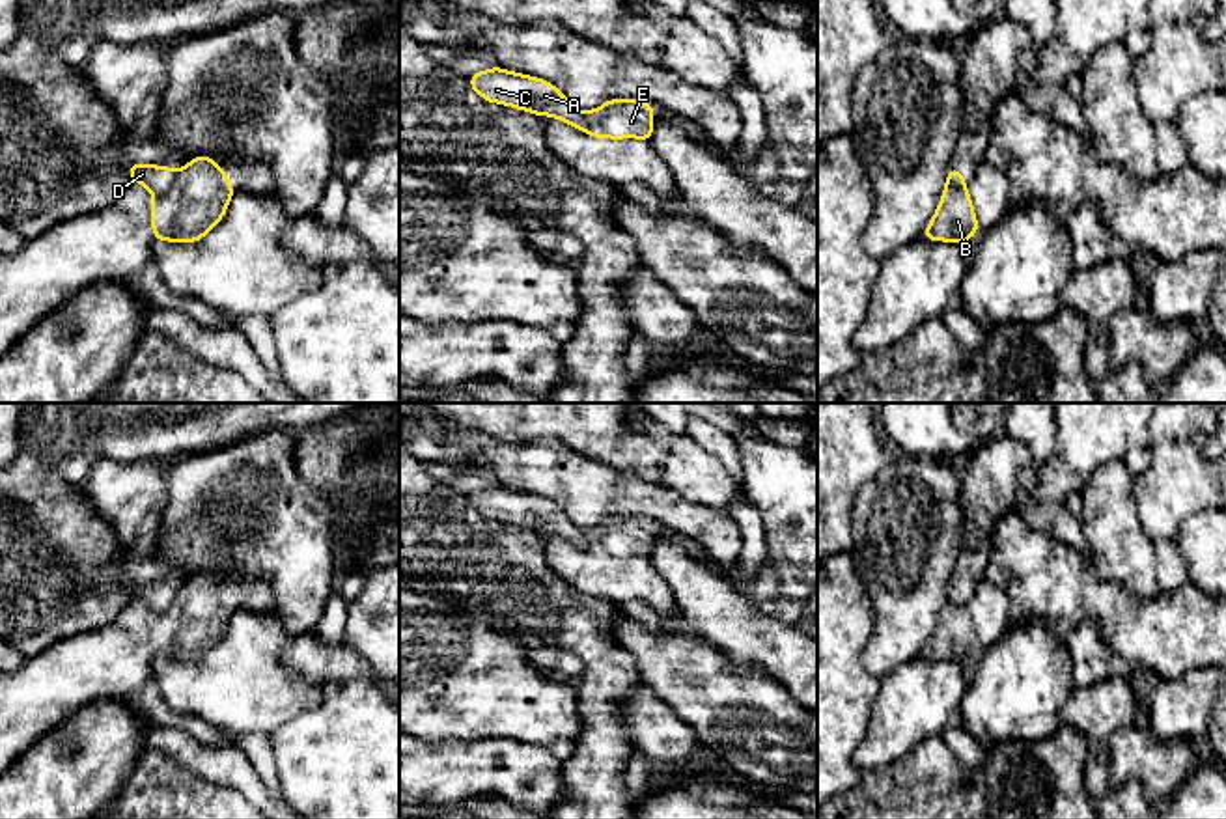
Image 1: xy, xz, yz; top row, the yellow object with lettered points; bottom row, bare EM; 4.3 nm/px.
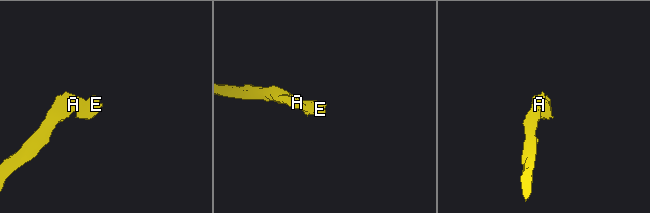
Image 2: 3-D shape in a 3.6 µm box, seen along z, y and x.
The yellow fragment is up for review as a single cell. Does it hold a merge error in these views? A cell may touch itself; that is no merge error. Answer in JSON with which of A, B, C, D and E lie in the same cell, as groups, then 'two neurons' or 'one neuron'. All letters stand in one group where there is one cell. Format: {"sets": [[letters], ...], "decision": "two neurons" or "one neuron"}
{"sets": [["A", "C", "D"], ["B", "E"]], "decision": "two neurons"}

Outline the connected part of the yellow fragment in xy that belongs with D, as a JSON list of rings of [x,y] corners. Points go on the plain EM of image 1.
[[[129,582],[131,601],[142,601],[155,614],[168,610],[175,593],[170,584]]]

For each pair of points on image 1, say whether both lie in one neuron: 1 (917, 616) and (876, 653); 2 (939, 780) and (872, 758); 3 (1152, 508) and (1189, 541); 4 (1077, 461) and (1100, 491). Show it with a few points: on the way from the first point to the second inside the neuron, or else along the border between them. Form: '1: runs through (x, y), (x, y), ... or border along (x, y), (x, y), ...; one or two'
1: runs through (907, 625), (885, 648); one
2: border along (926, 737), (902, 758), (874, 769), (864, 778); two
3: border along (1206, 508), (1193, 513), (1174, 538); two
4: border along (1120, 459), (1103, 463), (1079, 491); two

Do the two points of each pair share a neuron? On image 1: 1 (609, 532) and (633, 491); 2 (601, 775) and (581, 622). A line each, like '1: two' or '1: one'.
1: two
2: one

